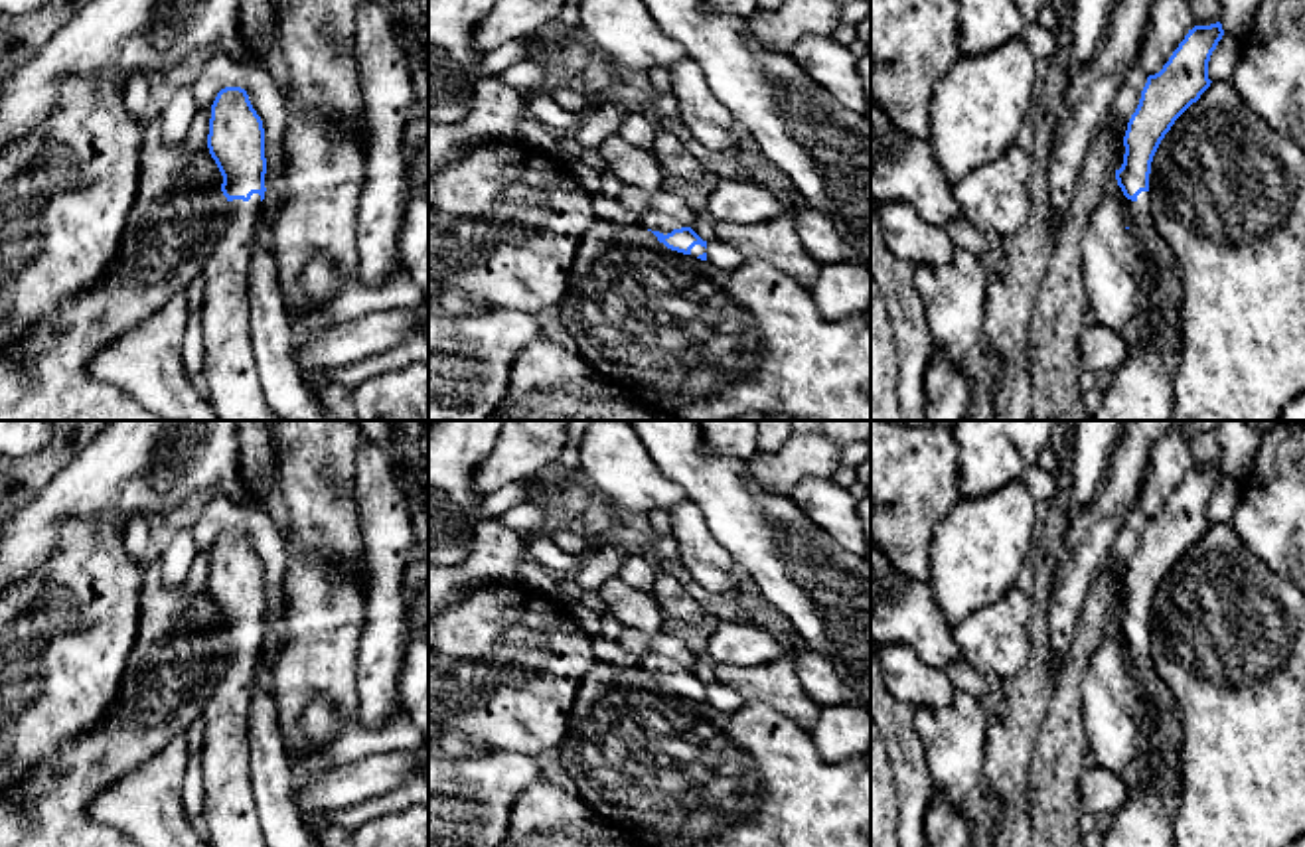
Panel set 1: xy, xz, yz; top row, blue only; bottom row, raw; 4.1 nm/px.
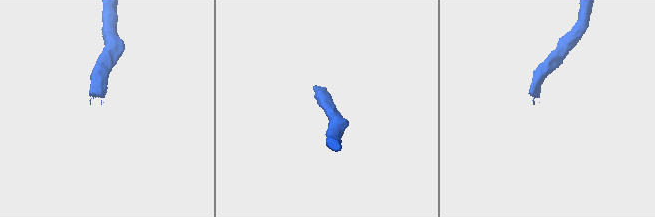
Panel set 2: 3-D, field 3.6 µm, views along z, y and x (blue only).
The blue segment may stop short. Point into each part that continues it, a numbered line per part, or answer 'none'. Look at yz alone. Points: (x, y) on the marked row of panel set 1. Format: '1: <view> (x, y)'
1: yz (1142, 389)

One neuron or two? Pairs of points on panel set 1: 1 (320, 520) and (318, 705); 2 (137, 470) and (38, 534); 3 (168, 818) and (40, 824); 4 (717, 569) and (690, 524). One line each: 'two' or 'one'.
1: two
2: one
3: two
4: one

